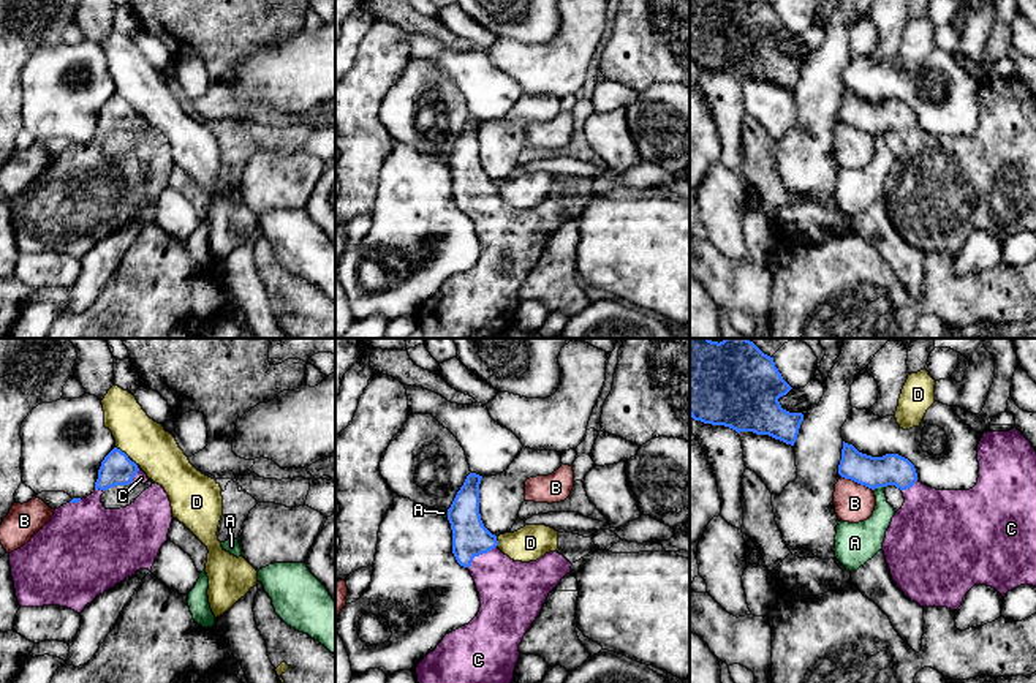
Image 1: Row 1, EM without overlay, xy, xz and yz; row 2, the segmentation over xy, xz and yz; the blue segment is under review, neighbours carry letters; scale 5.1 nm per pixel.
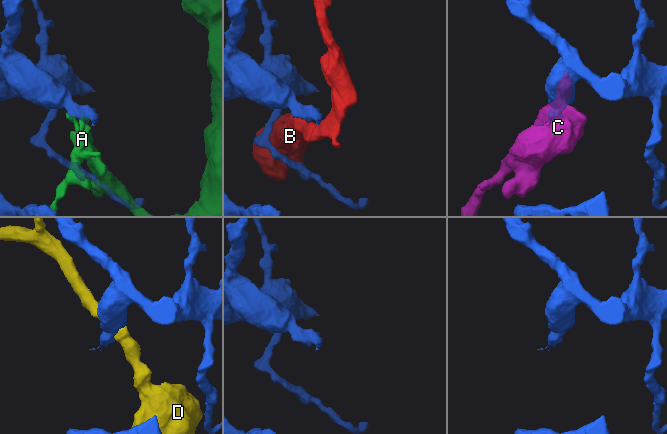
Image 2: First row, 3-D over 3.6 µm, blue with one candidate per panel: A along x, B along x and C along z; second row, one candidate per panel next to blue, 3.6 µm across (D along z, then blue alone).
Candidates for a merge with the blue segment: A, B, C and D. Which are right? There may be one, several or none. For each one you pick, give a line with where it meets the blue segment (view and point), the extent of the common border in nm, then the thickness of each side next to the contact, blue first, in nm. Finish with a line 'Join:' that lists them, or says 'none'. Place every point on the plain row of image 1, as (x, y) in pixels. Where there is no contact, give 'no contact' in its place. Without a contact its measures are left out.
C: contact xz (480, 199); length 190 nm; calibres 190 and 320 nm
Join: C

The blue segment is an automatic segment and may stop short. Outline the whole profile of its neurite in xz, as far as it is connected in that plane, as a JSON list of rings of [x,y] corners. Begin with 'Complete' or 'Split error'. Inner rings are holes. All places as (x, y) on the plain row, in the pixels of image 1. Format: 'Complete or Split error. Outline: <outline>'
Split error. Outline: [[[470,119],[448,155],[452,199],[457,209],[470,217],[481,253],[468,270],[446,280],[418,310],[416,321],[422,338],[505,338],[514,324],[525,278],[535,269],[549,239],[571,218],[573,210],[558,198],[522,209],[497,193],[497,182],[484,172],[479,160],[481,125],[482,122]]]

